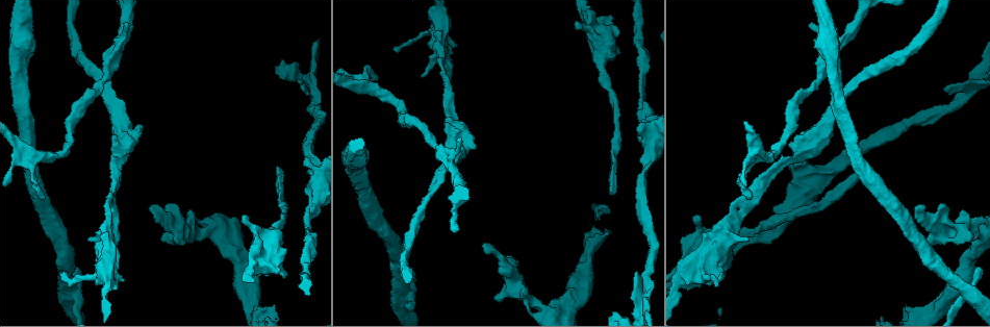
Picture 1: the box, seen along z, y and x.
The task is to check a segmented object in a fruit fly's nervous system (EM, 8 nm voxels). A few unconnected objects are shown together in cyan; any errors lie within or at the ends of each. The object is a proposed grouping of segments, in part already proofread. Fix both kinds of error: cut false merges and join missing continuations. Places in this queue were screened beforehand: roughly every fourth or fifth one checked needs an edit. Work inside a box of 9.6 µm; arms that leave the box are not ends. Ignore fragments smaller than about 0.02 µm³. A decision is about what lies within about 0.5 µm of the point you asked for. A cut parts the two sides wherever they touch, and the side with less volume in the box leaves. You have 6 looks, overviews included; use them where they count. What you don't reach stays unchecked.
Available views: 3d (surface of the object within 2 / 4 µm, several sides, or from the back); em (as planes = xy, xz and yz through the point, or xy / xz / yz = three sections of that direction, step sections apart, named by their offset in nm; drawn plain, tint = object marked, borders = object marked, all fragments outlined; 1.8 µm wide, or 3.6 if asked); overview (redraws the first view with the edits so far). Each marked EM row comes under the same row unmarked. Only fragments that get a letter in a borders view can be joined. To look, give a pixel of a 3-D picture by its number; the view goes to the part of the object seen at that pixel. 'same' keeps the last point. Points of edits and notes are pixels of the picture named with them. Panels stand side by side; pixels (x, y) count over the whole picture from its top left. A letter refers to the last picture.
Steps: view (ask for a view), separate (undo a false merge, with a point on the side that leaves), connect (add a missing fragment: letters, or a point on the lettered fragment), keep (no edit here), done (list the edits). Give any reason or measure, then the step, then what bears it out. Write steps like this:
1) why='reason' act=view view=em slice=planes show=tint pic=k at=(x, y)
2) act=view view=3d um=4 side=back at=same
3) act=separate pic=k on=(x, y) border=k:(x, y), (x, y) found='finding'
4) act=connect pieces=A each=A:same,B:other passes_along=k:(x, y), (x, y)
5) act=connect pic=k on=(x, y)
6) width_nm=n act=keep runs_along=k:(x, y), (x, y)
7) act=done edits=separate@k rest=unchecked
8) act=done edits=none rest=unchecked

why='sudden change in width' act=view view=em slice=planes show=borders pic=1 at=(400, 292)

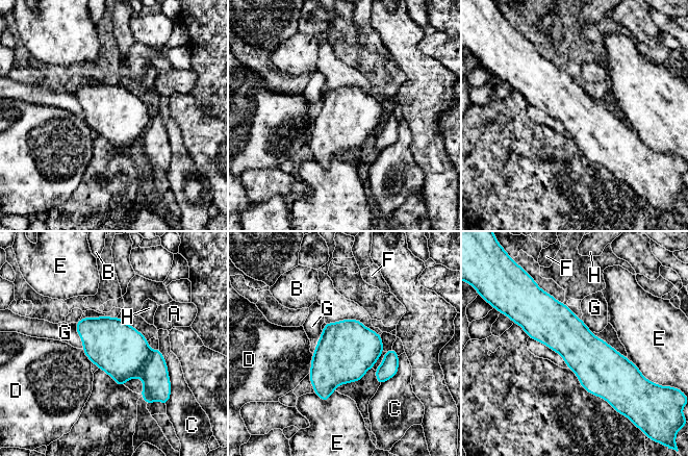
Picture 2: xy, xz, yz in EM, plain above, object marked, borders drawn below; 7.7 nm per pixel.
width_nm=340 act=separate pic=2 on=(154, 375) each=A:other,B:other,C:other,D:other,E:other,F:other,G:other,H:other found='a second cell is stuck on'

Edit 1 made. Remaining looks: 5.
act=view view=overview

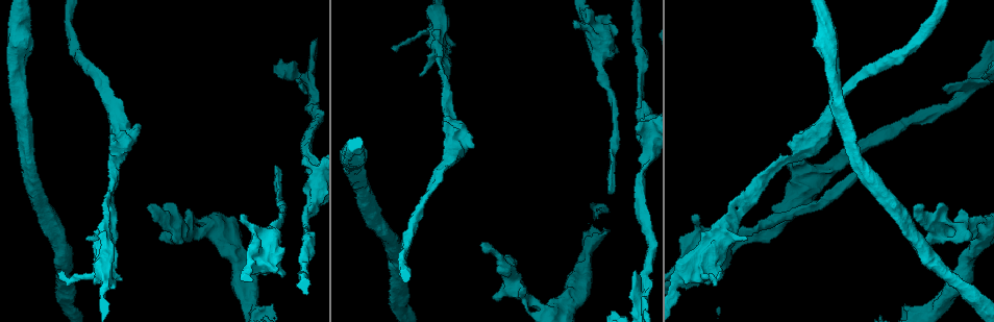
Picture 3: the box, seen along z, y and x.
why='free end' act=view view=em slice=planes show=borders pic=3 at=(753, 204)

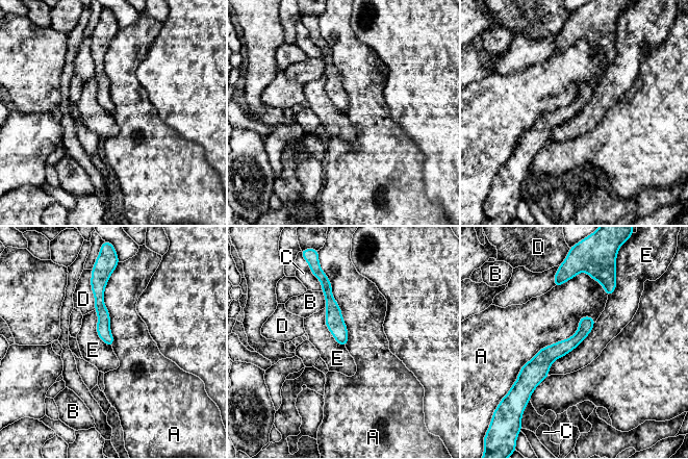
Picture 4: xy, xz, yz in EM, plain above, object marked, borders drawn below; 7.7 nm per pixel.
act=keep each=A:other,B:other,C:other,D:other,E:other border=4:(595, 323), (552, 363), (548, 375) found='none of them fits'

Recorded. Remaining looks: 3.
why='thick end' act=view view=em slice=xz step=8 show=tint pic=3 at=(455, 44)

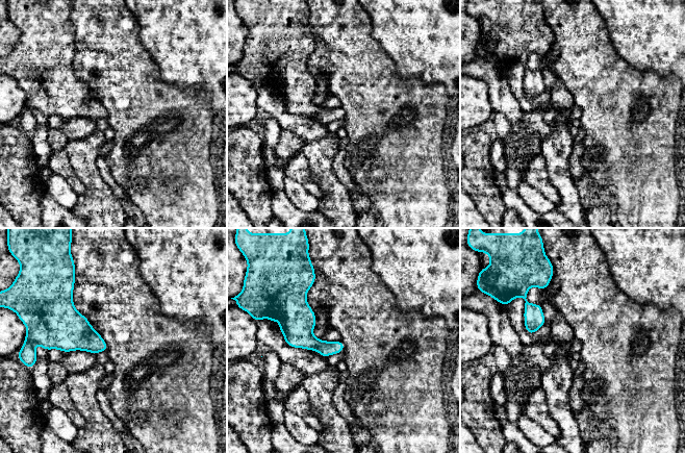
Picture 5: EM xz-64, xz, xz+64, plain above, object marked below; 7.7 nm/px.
why='what lies round it' act=view view=em slice=xz step=8 show=borders at=same

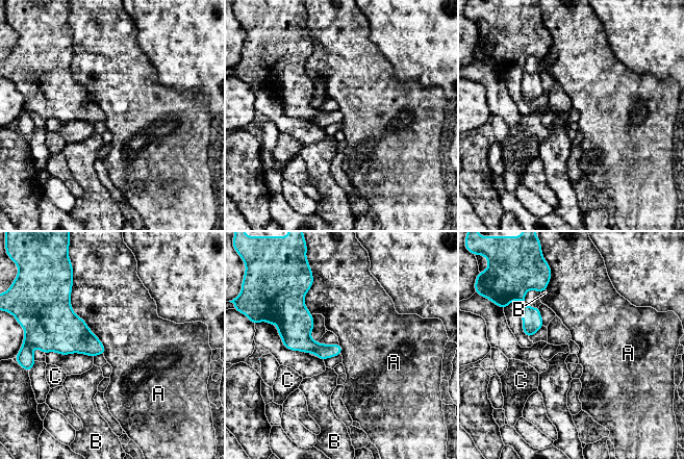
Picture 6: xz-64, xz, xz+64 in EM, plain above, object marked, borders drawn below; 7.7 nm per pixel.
act=keep each=A:other,B:other,C:other border=6:(72, 285), (71, 308), (104, 354) found='no lettered fragment goes on from it'

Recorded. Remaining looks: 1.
act=done edits=separate@2 rest=unchecked

